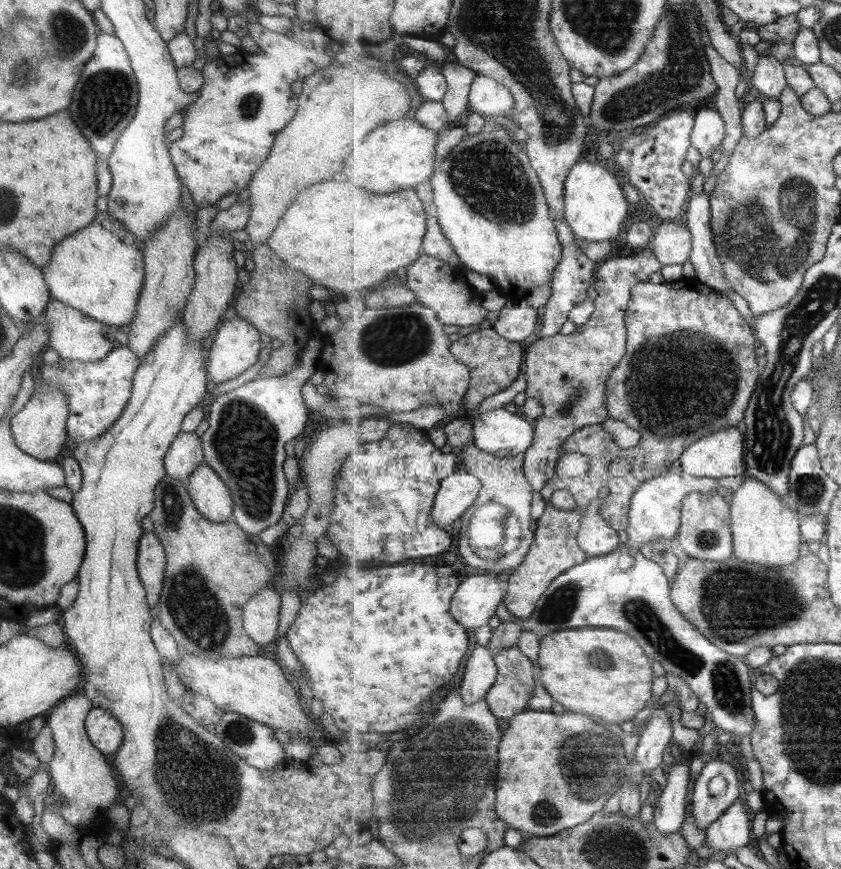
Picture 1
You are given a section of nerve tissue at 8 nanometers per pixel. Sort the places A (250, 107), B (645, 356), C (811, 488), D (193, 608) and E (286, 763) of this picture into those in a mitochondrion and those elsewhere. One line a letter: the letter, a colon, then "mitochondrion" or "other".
A: mitochondrion
B: mitochondrion
C: mitochondrion
D: mitochondrion
E: other

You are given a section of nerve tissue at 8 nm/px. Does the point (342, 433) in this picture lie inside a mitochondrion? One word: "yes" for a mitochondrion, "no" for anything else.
no

